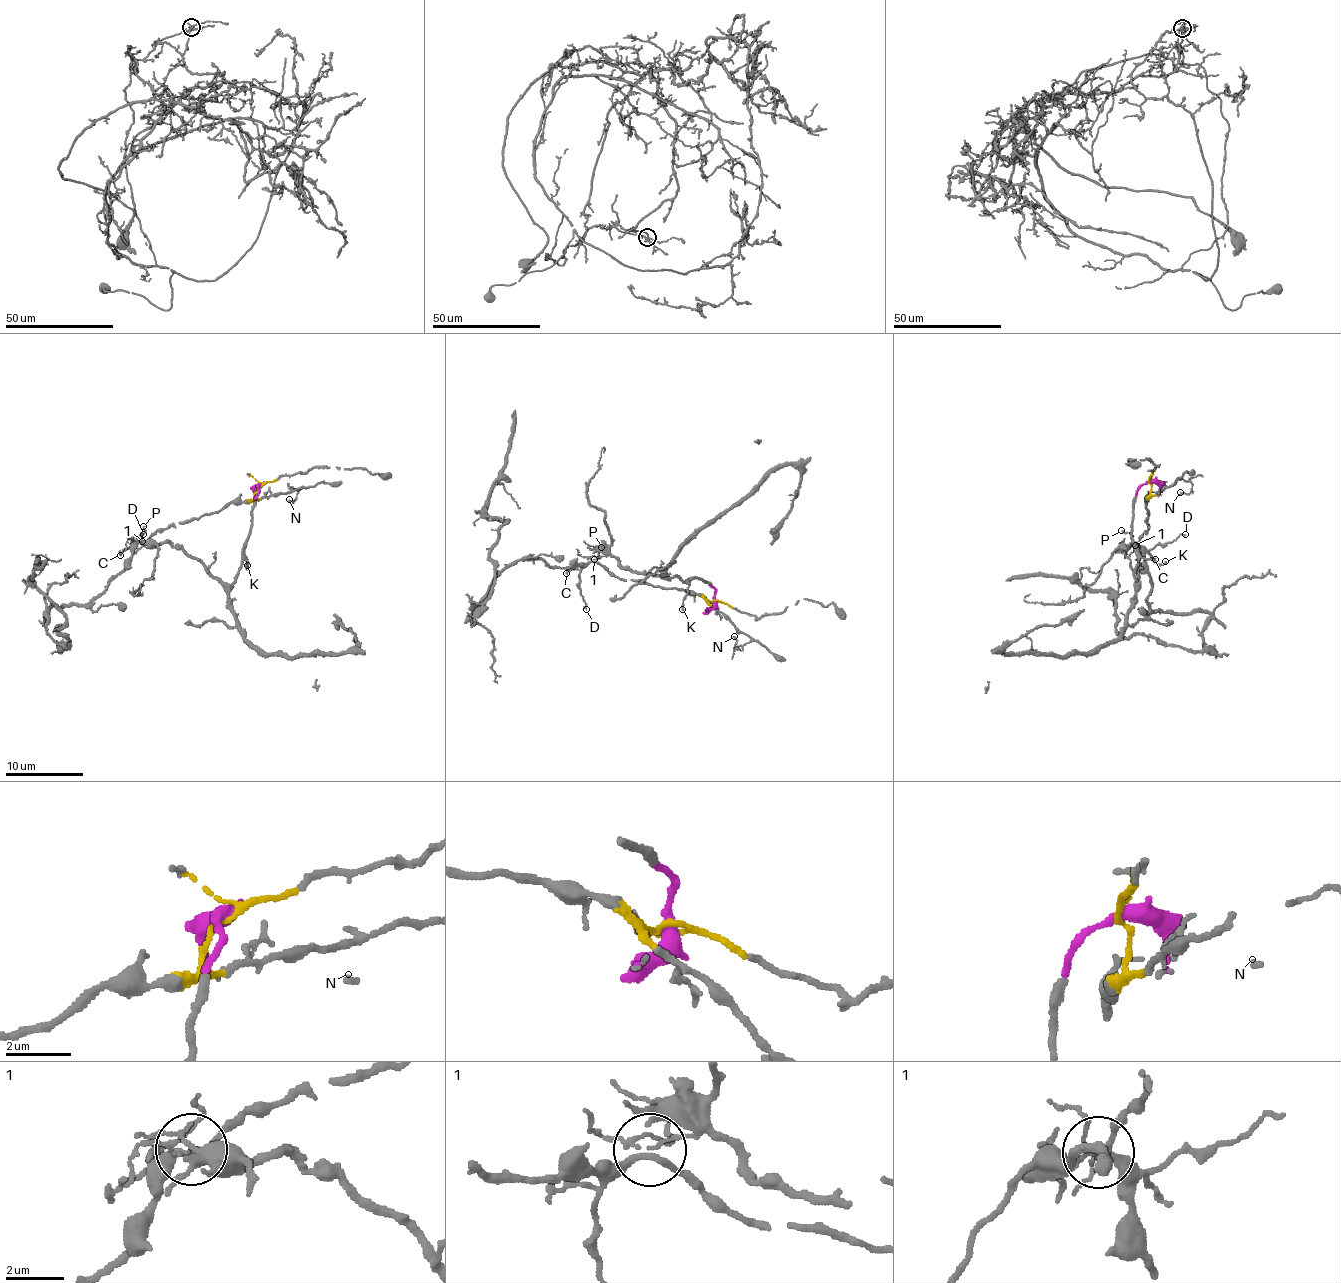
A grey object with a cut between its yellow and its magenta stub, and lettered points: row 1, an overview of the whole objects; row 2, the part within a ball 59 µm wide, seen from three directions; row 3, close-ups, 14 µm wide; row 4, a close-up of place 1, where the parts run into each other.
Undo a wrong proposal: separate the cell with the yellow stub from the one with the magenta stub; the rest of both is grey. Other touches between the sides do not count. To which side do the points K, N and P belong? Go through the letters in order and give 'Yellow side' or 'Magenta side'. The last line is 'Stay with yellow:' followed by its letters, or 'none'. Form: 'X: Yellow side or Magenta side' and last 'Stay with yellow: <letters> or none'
K: Magenta side
N: Yellow side
P: Magenta side
Stay with yellow: N

